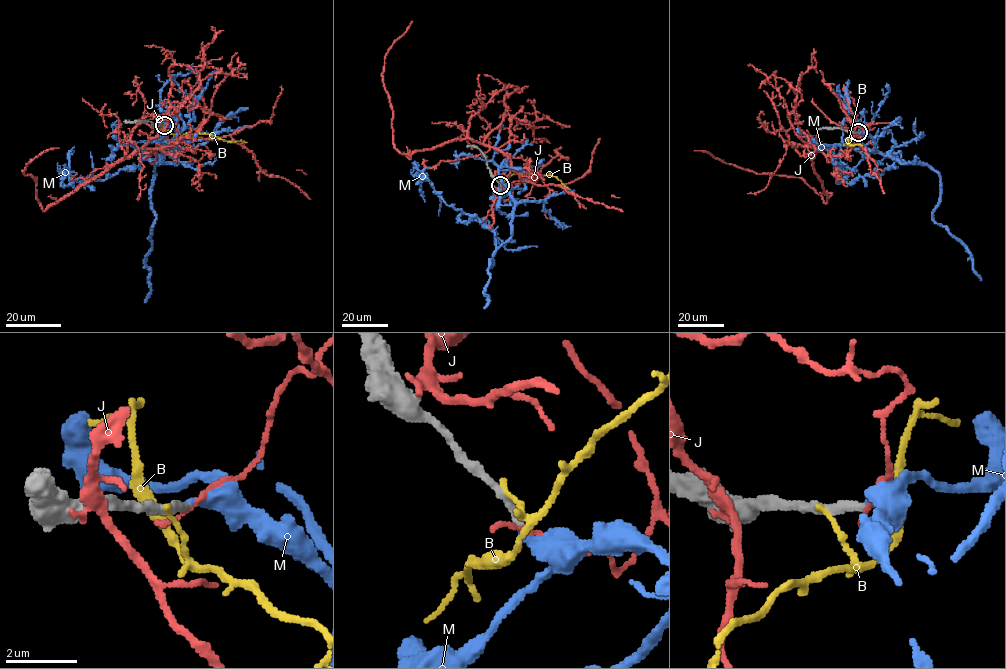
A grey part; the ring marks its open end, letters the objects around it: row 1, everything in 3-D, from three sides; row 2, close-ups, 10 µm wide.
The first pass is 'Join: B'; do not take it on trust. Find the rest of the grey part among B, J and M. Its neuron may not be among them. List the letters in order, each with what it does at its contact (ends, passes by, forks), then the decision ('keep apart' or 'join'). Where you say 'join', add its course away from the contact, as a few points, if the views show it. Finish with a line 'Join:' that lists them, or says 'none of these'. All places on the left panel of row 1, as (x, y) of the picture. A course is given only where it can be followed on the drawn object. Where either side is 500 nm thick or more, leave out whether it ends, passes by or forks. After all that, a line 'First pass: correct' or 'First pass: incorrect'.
B: it ends | keep apart
J: it ends | keep apart
M: it ends | join | via (165, 125), (176, 133), (177, 163), (143, 160), (74, 187), (69, 158), (74, 151)
Join: M
First pass: incorrect

